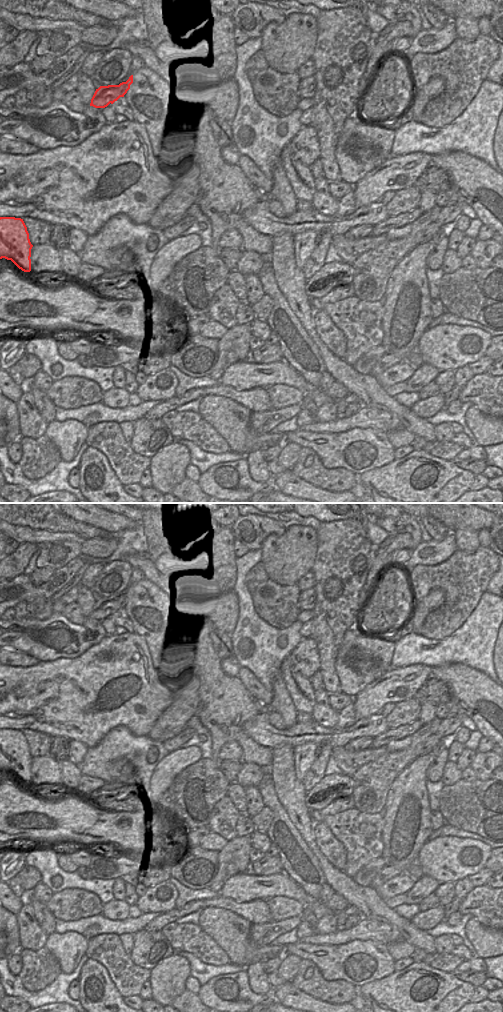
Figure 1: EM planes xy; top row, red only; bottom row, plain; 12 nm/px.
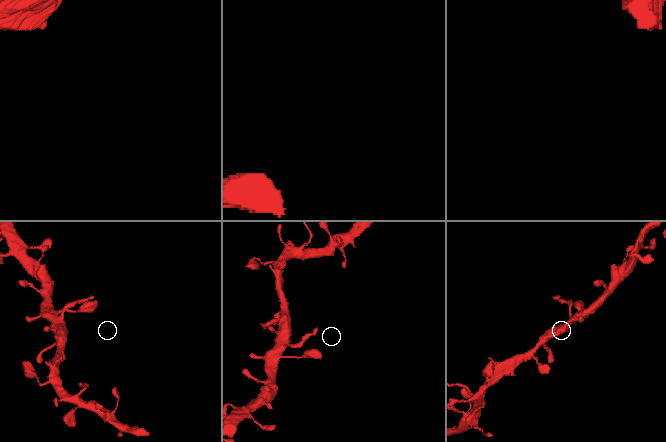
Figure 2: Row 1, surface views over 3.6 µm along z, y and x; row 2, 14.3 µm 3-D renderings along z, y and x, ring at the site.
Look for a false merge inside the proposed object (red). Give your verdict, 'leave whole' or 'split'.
split

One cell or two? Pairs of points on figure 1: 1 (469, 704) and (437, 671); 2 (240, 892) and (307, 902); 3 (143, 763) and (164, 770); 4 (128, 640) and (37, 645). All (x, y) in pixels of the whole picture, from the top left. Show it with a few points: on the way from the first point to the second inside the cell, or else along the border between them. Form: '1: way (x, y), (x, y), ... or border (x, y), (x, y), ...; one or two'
1: way (466, 695), (446, 675); one
2: way (257, 888), (290, 889); one
3: border (169, 753), (162, 758), (154, 771), (155, 791); two
4: border (100, 640), (79, 656); two

